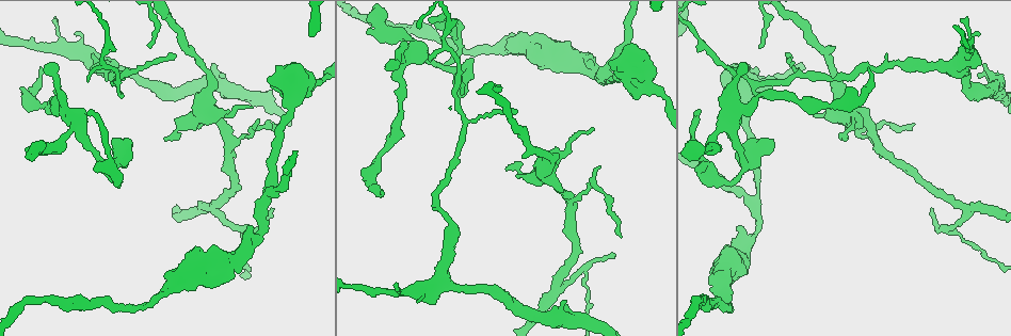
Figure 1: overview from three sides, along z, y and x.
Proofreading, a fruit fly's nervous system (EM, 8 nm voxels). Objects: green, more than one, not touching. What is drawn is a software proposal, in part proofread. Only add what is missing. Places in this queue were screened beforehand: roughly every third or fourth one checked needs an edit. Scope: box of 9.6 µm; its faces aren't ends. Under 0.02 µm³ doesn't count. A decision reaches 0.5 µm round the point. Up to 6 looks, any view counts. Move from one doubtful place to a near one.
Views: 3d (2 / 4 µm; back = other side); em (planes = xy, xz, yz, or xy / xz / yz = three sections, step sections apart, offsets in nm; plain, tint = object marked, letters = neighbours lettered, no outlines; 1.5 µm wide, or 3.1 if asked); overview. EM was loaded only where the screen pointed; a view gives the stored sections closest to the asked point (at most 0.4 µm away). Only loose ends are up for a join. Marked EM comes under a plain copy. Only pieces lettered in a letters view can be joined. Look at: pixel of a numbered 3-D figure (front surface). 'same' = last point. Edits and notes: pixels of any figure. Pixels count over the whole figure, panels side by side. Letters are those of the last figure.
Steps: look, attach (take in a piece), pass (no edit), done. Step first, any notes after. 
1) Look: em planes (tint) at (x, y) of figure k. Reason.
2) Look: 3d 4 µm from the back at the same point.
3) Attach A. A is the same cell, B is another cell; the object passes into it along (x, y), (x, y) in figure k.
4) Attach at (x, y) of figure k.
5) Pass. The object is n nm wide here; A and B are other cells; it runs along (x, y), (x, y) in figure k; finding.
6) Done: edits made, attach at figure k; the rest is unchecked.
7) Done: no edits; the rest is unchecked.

Look: em yz step 4 (letters) at (175, 55) of figure 1. Tapers out.

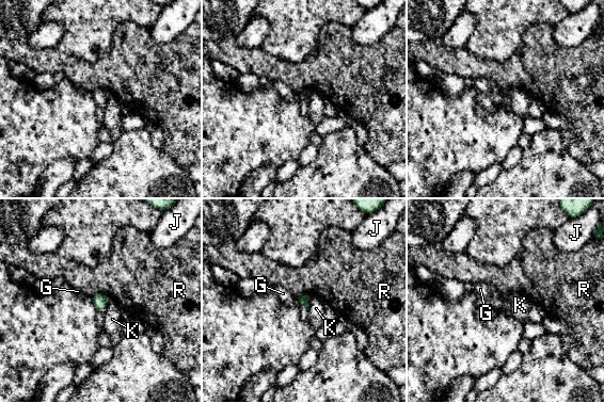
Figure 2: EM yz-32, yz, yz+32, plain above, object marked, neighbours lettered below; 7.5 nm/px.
Look: em planes (letters) at the same point. Another direction.

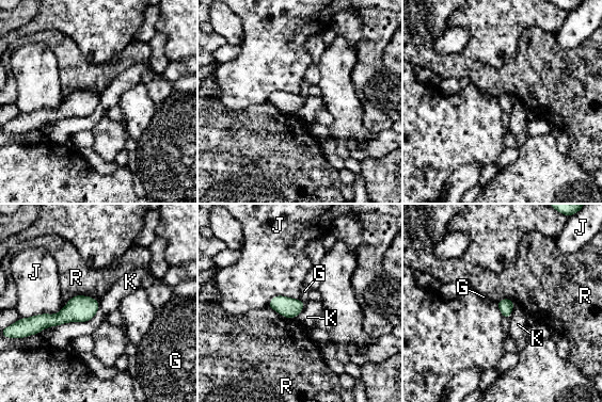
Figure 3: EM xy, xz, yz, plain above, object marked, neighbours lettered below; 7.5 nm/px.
Pass. The longest contact is with J, 340 nm; G, J, K and R are other cells; a border runs along (515, 303), (511, 315), (508, 318) in figure 3; no lettered piece goes on from it.

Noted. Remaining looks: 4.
Look: em planes (letters) at (253, 108) of figure 1.

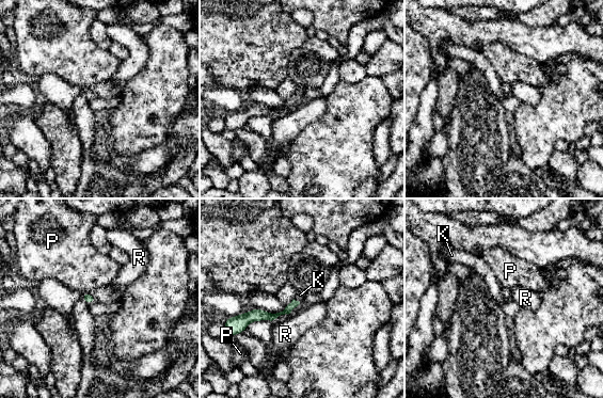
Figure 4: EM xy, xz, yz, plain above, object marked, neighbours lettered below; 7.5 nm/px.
Attach K. K is the same cell, P and R are other cells; the object passes into it along (289, 307), (295, 300), (300, 295) in figure 4; the neuron continues.

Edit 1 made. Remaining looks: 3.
Look: overview.

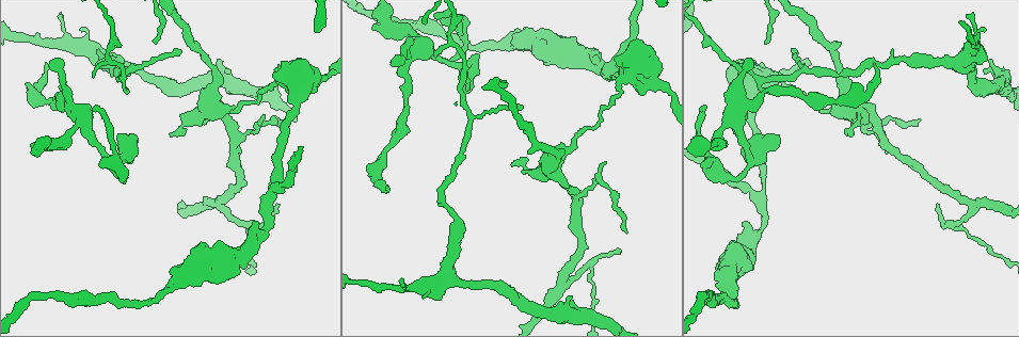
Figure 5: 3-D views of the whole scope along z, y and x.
Look: em planes (letters) at (699, 110) of figure 5. Free end.

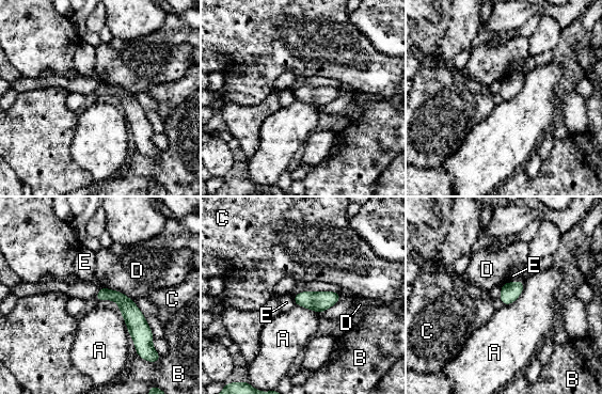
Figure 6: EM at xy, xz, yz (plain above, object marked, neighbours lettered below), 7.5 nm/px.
Pass. A, B, C, D and E are other cells; it runs along (103, 290), (129, 310), (146, 341) in figure 6; none of them fits.

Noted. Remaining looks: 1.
Done: edits made, attach at figure 4; the rest is unchecked.

